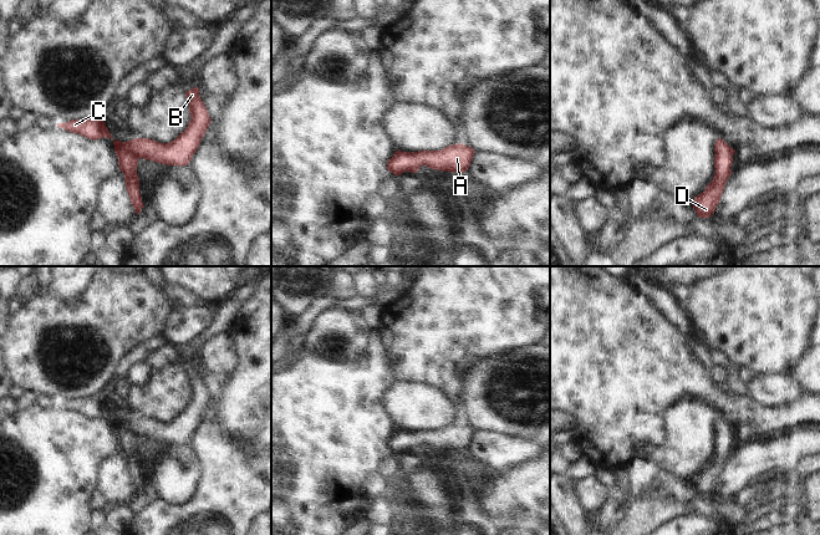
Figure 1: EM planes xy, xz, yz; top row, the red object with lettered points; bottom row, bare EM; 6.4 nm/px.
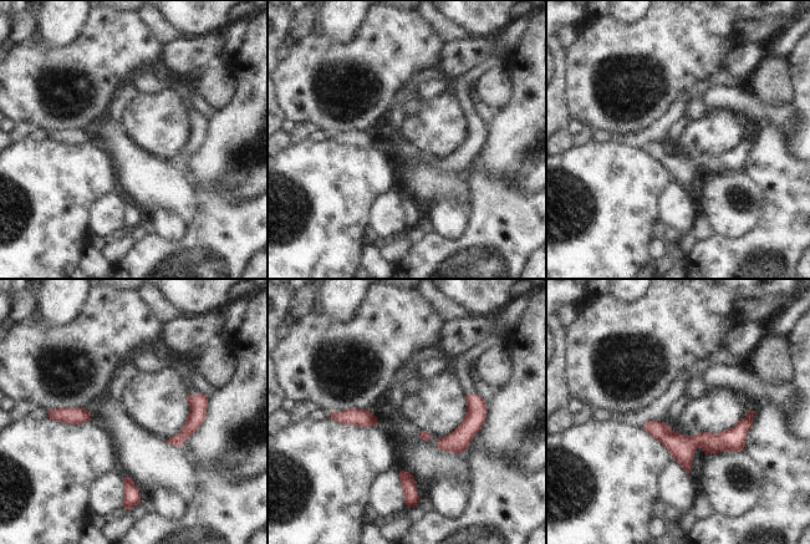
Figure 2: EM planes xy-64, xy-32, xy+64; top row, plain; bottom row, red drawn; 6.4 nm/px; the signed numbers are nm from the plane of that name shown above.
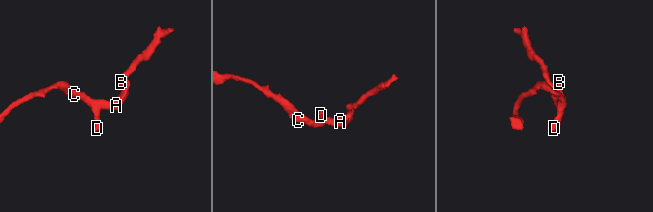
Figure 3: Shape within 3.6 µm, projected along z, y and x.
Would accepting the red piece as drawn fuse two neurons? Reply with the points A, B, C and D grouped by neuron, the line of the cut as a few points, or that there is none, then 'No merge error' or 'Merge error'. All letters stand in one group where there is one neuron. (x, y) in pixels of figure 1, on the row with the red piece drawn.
Groups: A B C D. No split. No merge error.

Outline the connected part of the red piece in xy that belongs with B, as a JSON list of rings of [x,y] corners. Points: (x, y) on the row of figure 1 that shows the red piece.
[[[194,87],[187,91],[185,97],[192,118],[185,131],[169,143],[159,143],[151,138],[114,141],[102,119],[72,119],[57,123],[57,127],[93,141],[103,137],[113,141],[118,165],[124,174],[127,193],[136,213],[139,214],[144,204],[139,194],[138,159],[143,158],[167,165],[188,165],[210,124],[210,116],[199,96],[199,88]]]

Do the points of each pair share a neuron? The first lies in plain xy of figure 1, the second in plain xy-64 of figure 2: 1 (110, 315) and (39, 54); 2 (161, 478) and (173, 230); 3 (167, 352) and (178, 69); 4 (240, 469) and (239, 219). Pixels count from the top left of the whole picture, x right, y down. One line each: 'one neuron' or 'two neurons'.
1: one neuron
2: one neuron
3: two neurons
4: one neuron

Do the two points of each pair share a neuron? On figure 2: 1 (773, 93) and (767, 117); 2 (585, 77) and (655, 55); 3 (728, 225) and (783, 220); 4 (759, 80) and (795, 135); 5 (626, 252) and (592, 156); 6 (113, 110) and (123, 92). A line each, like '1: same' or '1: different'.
1: different
2: same
3: different
4: different
5: same
6: same

